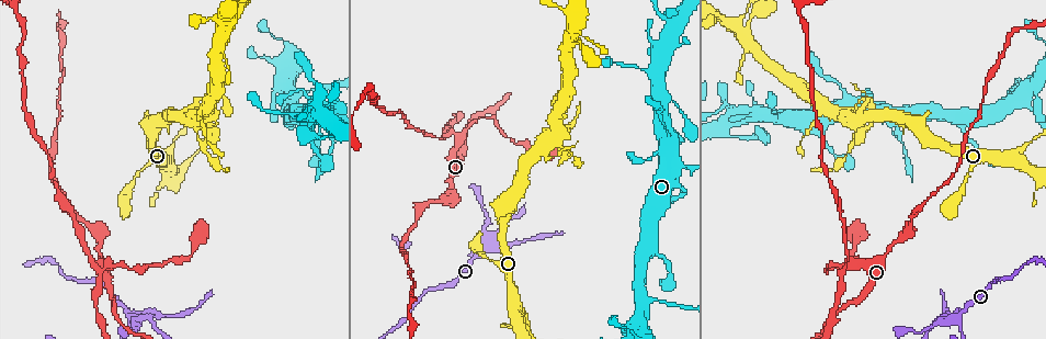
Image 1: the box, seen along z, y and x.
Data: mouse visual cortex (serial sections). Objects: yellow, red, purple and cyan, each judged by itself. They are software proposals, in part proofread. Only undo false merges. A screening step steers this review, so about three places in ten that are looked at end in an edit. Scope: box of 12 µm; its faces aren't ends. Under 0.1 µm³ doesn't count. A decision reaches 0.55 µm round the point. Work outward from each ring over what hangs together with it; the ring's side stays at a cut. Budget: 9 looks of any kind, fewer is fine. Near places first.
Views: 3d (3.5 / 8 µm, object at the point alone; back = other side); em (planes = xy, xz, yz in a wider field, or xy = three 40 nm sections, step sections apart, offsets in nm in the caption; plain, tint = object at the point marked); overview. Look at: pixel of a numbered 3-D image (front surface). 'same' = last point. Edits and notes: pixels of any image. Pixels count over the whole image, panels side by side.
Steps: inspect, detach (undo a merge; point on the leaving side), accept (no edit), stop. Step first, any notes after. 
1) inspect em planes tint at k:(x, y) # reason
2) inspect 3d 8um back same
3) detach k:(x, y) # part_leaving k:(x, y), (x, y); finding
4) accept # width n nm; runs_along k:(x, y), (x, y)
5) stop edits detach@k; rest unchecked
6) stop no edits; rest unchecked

inspect 3d 8um back at 1:(134, 315)

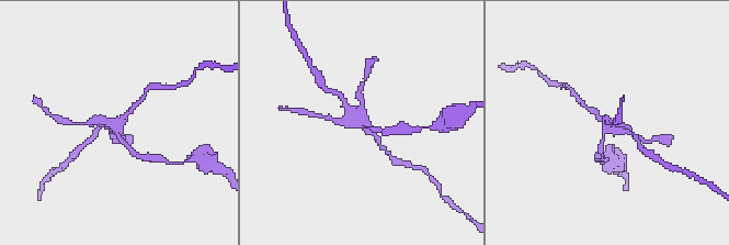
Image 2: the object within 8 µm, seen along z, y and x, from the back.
inspect 3d 3.5um at 2:(361, 124) # zoom in

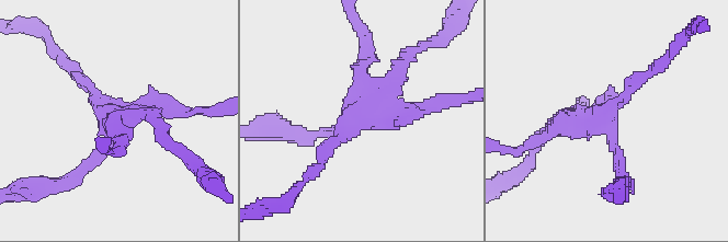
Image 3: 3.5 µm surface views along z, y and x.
inspect em xy step 3 tint at 3:(363, 119)

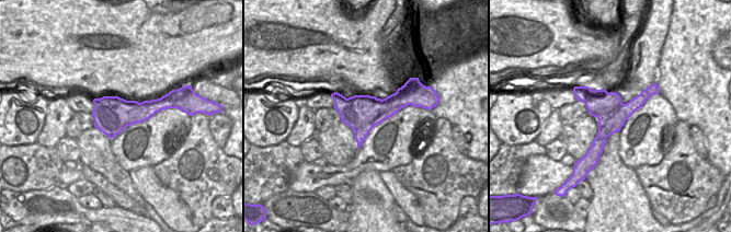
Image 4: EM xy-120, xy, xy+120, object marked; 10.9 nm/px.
detach 3:(435, 106) # part_leaving 3:(380, 123), (468, 98); two cells meet here

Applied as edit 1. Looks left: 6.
inspect overview # see it whole again

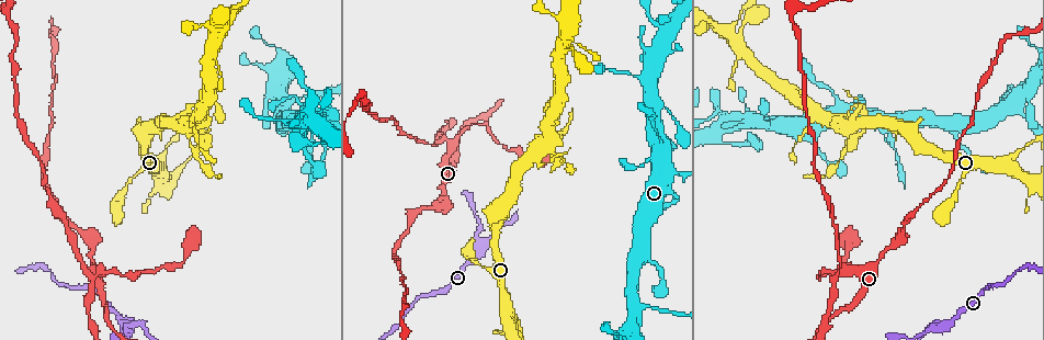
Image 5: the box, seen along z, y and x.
inspect 3d 3.5um at 5:(818, 275) # abrupt turn

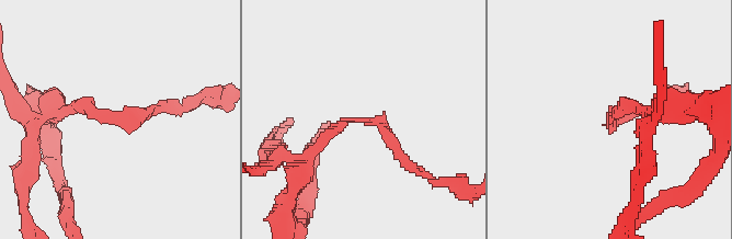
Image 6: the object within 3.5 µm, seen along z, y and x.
inspect em xy step 2 tint at 6:(112, 115) # arm_widths 150, 150 nm

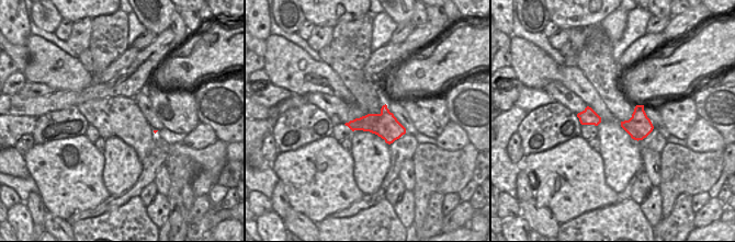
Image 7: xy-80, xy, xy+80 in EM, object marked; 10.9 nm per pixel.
inspect em xy step 1 tint same

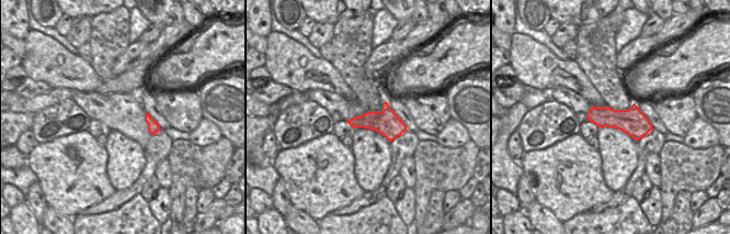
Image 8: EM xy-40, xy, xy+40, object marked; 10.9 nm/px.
accept # runs_along 6:(302, 163), (346, 121), (377, 121), (408, 160); continuous, no second cell

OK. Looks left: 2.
inspect 3d 3.5um at 5:(188, 134) # thin arm on a thick one

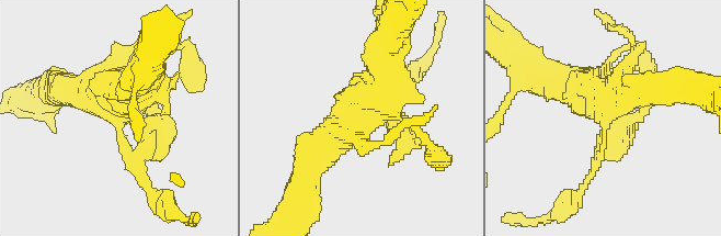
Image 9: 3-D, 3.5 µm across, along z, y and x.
inspect em xy step 1 tint at 9:(363, 118) # need the tissue

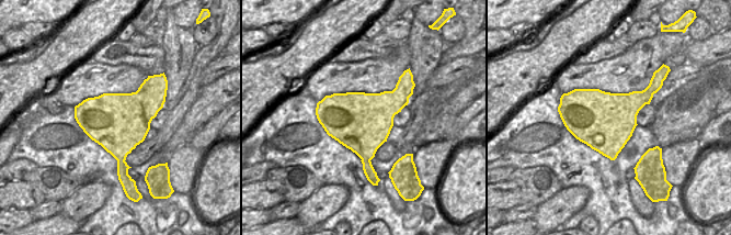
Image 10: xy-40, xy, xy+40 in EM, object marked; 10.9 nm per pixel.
detach 9:(157, 137) # part_leaving 9:(119, 132), (140, 155), (150, 108); two cells meet here

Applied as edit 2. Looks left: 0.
stop edits detach@3, detach@9; rest unchecked

